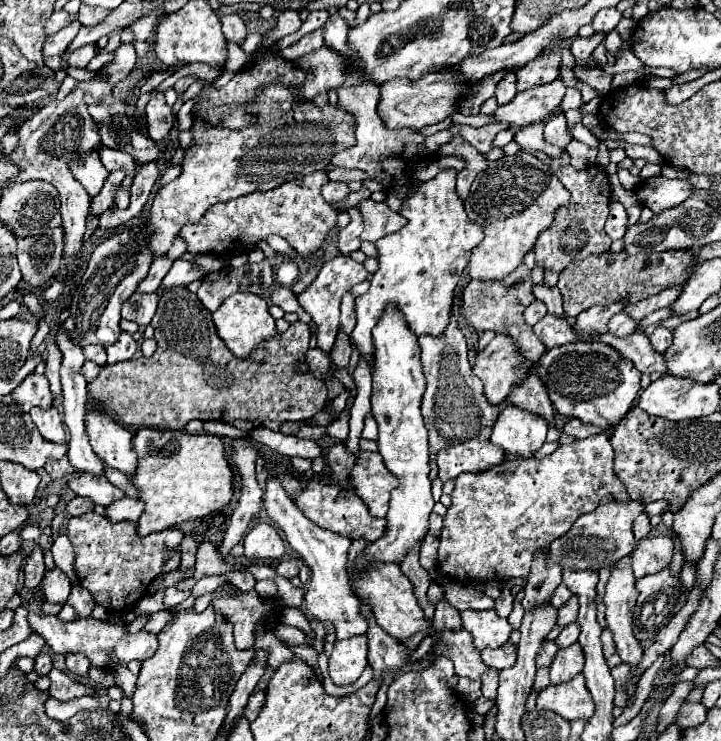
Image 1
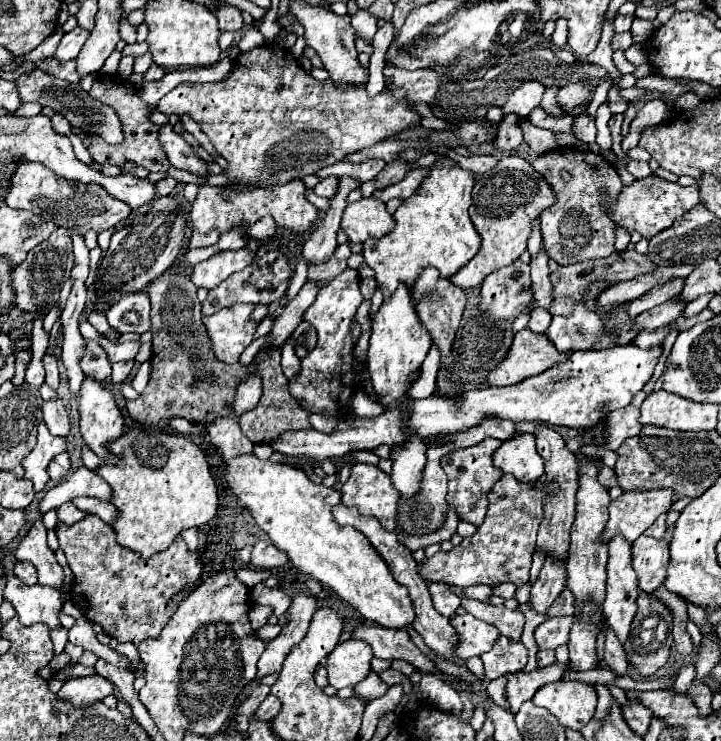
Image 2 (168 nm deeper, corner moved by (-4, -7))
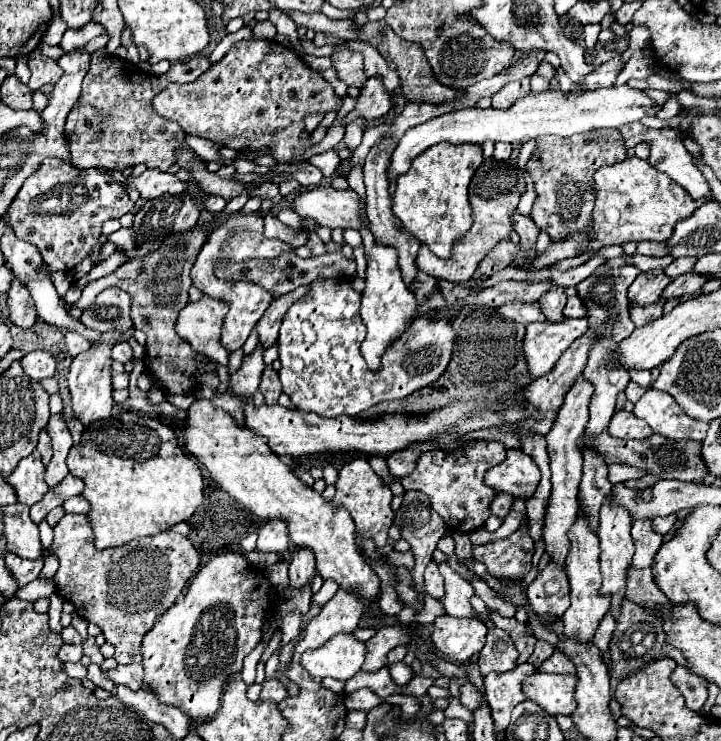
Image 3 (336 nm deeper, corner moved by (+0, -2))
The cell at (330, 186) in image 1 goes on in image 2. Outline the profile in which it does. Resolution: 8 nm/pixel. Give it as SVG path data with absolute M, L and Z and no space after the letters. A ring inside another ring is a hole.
M329 176L329 178L323 178L315 188L313 188L313 192L317 194L317 196L323 196L323 198L331 198L331 196L335 196L335 192L339 190L339 186L337 186L337 180L339 178L335 178L335 176Z

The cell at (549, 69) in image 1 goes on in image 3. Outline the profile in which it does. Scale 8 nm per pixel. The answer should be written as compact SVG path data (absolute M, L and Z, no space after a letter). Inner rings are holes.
M525 77L525 79L521 79L521 81L513 81L513 83L505 85L499 93L493 95L491 107L493 107L493 109L511 107L519 97L525 97L529 91L531 91L531 87L529 87L529 77Z

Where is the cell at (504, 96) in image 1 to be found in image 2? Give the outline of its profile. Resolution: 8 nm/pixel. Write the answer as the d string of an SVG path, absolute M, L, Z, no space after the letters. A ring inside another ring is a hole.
M503 114L503 120L499 124L499 136L495 140L495 148L509 152L515 150L523 142L523 132L519 128L521 116L517 114Z

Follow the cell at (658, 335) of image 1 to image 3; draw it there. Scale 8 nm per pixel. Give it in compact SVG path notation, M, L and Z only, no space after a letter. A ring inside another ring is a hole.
M655 301L655 303L649 303L647 307L643 305L631 305L629 311L631 311L631 321L635 323L635 327L643 327L651 321L655 321L659 315L663 315L663 303L665 301Z

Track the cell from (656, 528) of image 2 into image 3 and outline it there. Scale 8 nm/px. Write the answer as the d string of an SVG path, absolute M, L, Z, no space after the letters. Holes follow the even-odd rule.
M669 515L669 517L657 517L653 521L653 529L661 535L669 535L673 531L673 525L677 521L677 515Z

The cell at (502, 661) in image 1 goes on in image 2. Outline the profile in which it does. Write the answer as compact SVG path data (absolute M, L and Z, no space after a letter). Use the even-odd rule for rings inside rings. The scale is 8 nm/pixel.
M501 636L495 646L481 656L485 666L485 678L493 680L509 672L521 672L527 664L527 648L521 642L513 642Z

